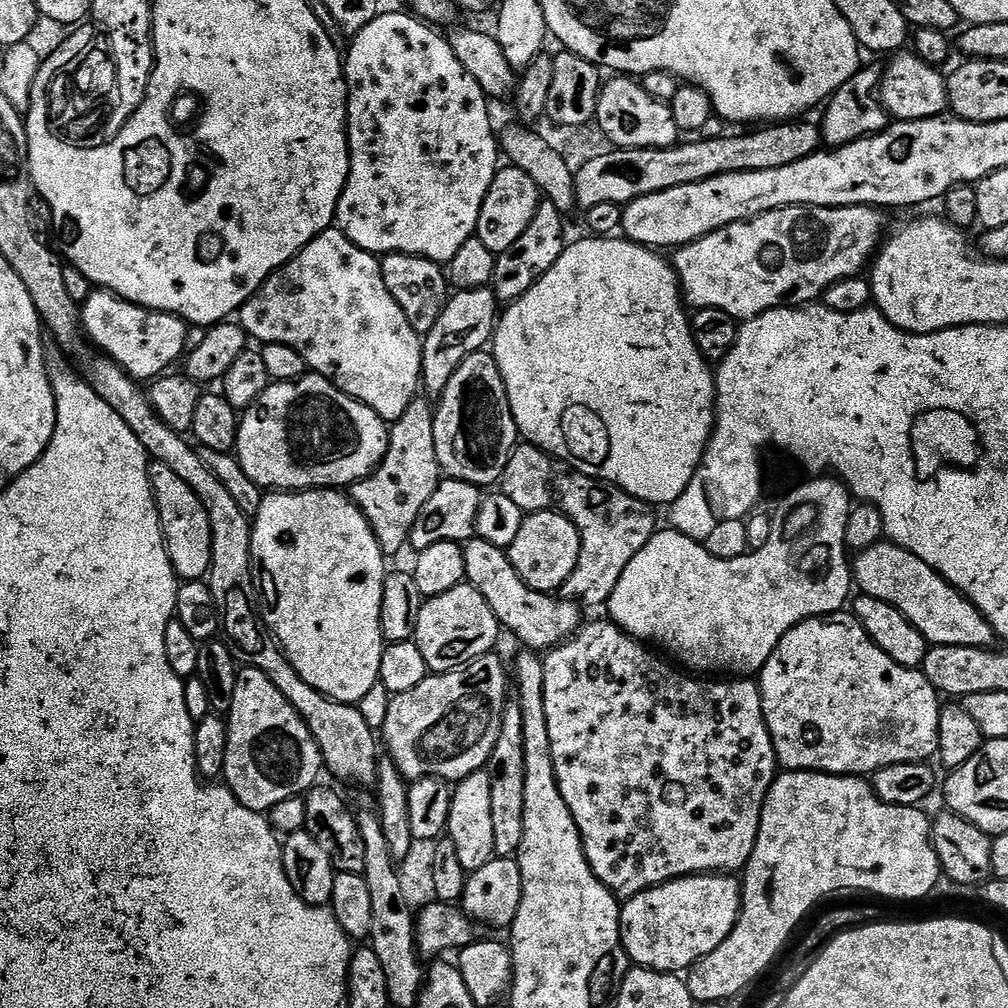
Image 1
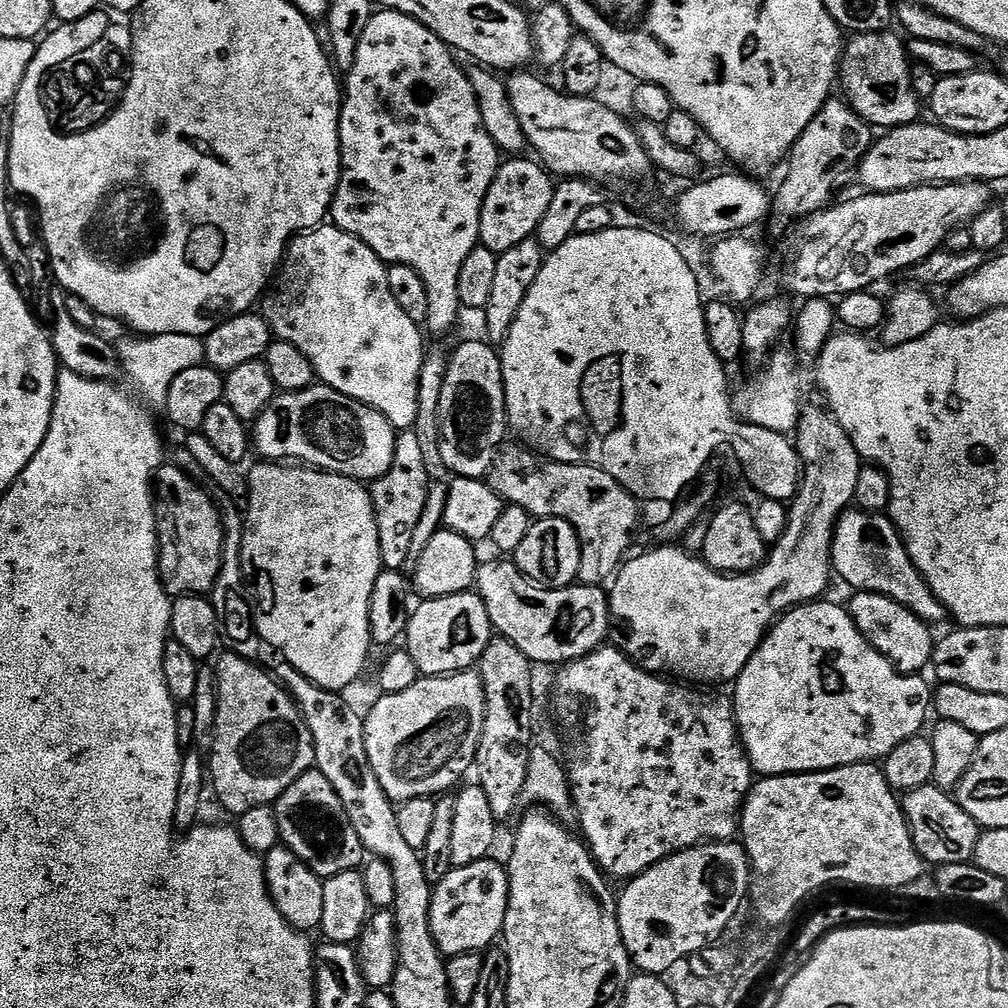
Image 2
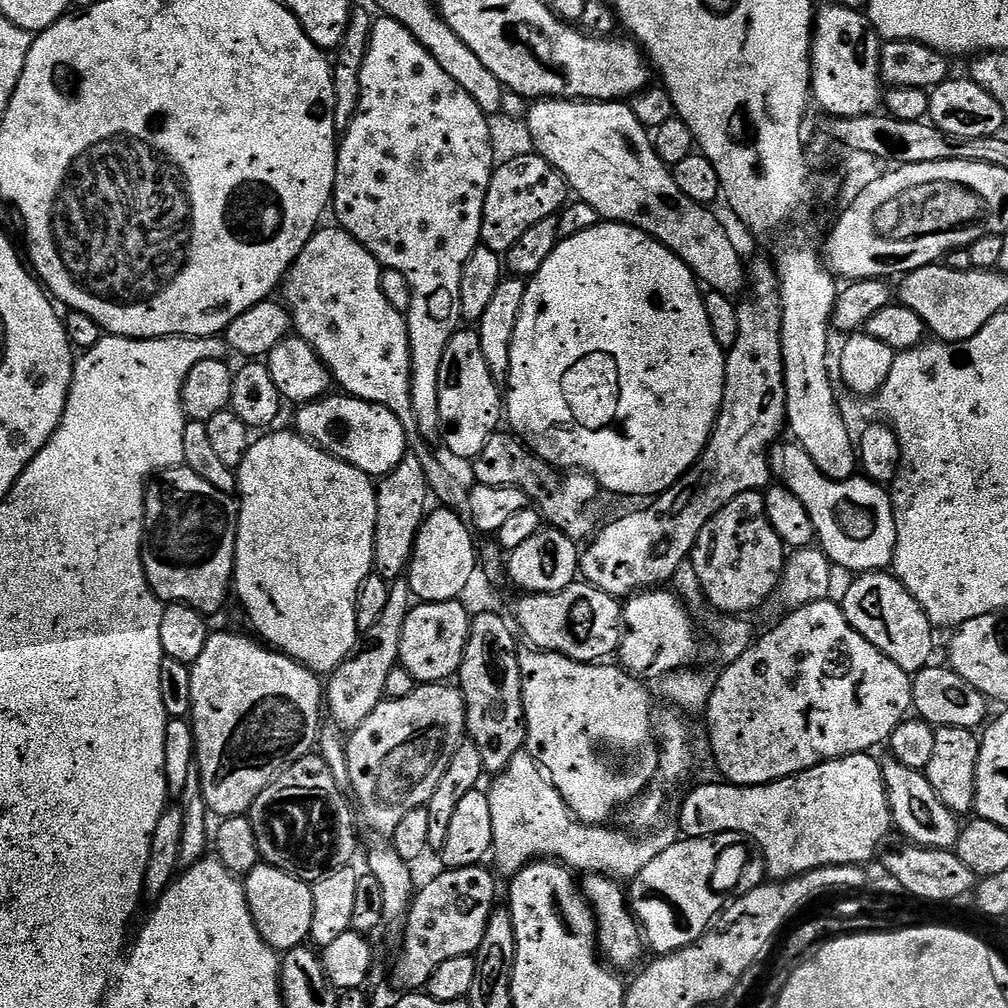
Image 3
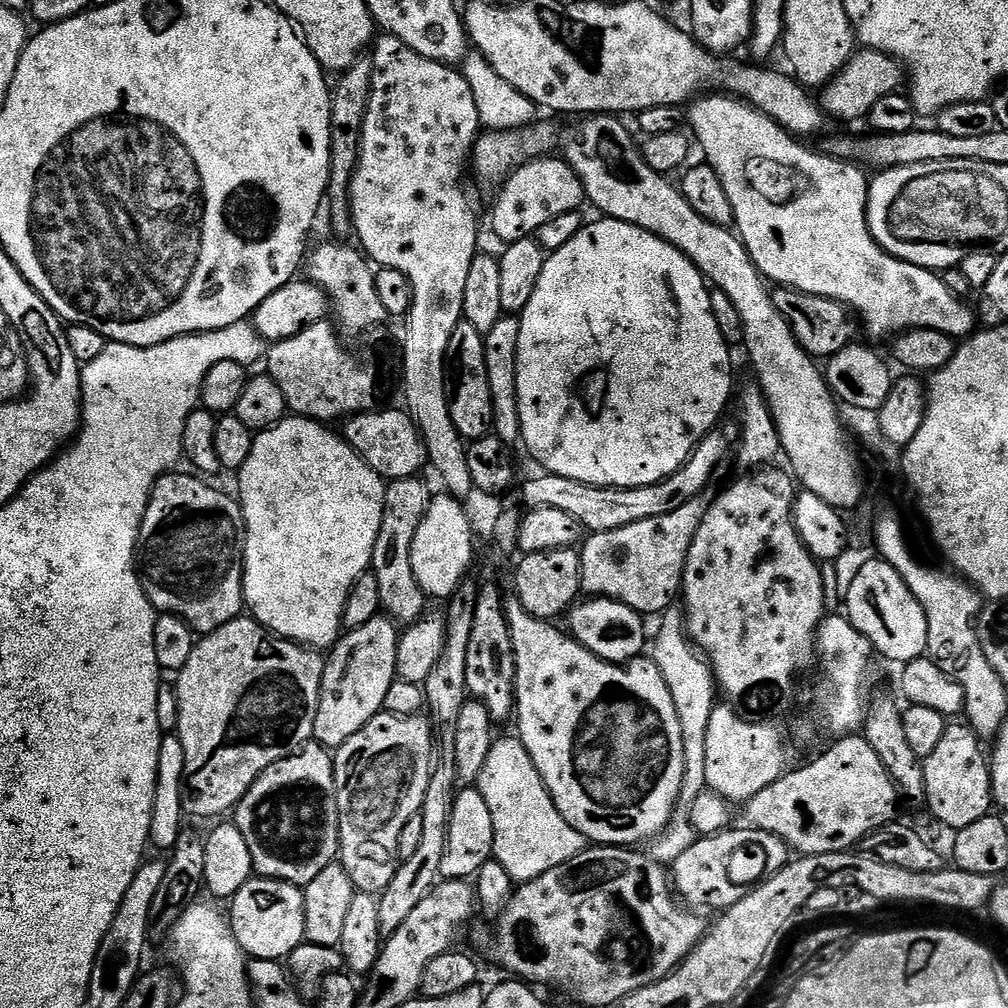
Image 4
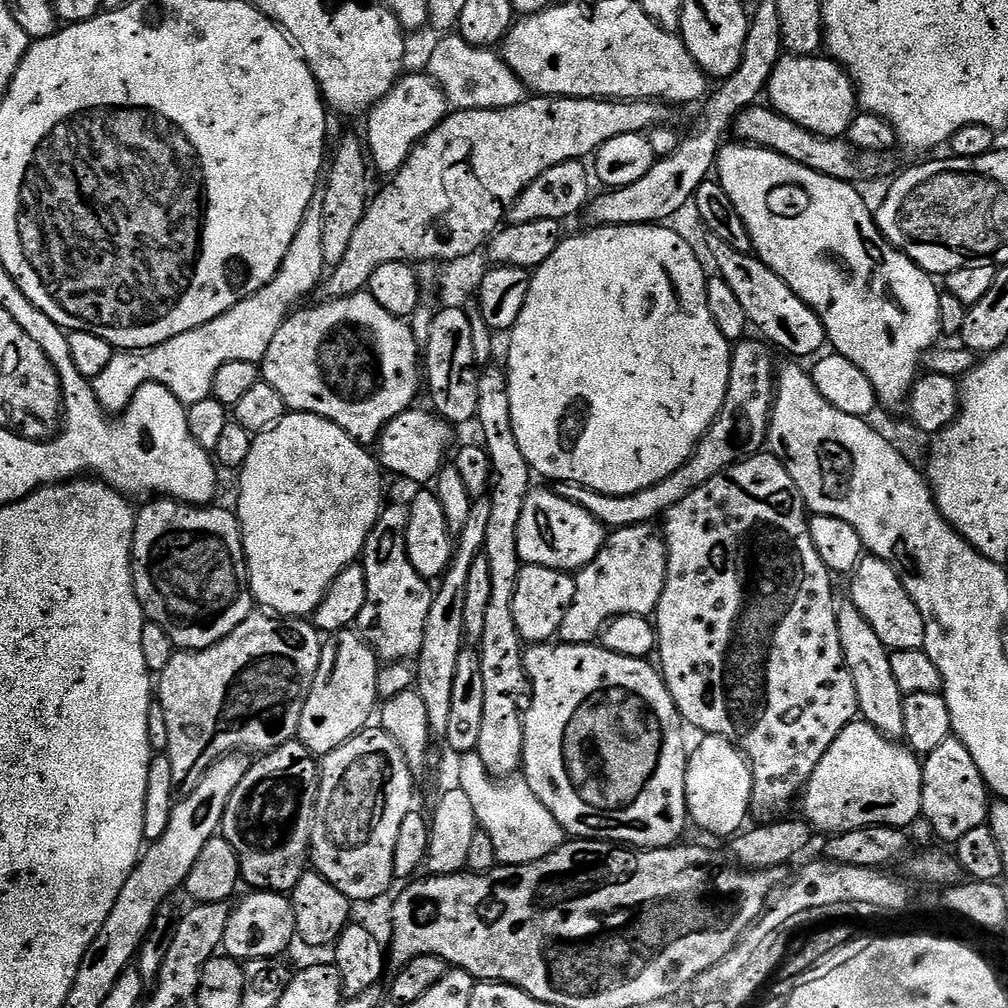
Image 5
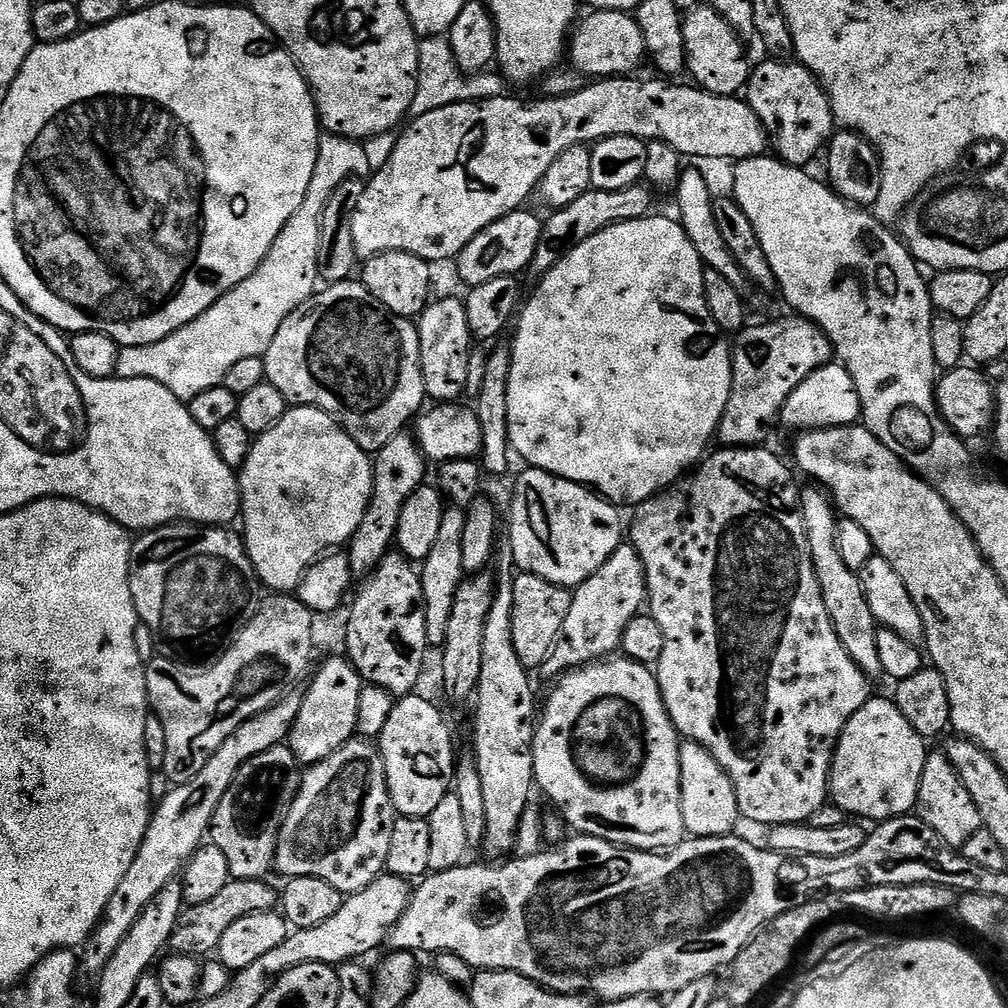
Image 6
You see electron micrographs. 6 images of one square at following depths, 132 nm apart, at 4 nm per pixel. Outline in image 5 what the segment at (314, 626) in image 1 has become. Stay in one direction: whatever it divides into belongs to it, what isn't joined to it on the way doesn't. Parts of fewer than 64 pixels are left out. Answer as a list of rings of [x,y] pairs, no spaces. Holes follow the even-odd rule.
[[[289,411],[268,429],[252,437],[250,454],[239,468],[240,497],[234,511],[240,518],[252,599],[281,618],[308,618],[347,564],[361,559],[366,542],[386,507],[386,484],[377,457],[346,430],[309,412]]]

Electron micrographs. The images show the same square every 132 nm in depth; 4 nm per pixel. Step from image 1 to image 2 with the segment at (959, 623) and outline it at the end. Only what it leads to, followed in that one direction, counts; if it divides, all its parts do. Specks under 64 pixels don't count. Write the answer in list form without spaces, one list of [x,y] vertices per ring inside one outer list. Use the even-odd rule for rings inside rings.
[[[846,510],[840,515],[836,523],[836,533],[832,535],[832,566],[837,577],[841,576],[856,592],[873,592],[882,594],[886,598],[894,598],[906,610],[910,610],[919,620],[929,626],[937,626],[943,620],[949,619],[948,611],[938,602],[938,598],[930,590],[930,586],[922,578],[922,574],[914,566],[910,554],[904,545],[899,530],[887,515],[879,512],[861,512],[859,510]]]

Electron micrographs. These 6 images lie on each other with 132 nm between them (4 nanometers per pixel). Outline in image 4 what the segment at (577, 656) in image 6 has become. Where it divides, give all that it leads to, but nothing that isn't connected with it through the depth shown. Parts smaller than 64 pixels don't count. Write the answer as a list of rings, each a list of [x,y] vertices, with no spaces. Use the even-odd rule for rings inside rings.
[[[699,496],[662,518],[646,518],[646,522],[622,526],[622,530],[591,533],[579,549],[581,589],[589,597],[617,600],[641,614],[663,614],[673,603],[672,595],[681,591],[684,563],[708,506],[709,501]]]

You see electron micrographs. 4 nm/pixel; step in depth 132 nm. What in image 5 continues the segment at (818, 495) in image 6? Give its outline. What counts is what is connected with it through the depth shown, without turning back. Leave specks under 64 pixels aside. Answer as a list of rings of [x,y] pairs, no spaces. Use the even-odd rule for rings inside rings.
[[[850,602],[839,605],[838,642],[842,642],[842,654],[846,658],[846,666],[850,670],[850,678],[854,678],[854,686],[858,690],[859,715],[870,726],[874,726],[884,736],[897,742],[903,741],[906,726],[902,719],[902,702],[904,692],[898,690],[898,681],[894,678],[894,670],[890,670],[892,652],[874,634],[874,626],[862,618],[862,614]]]

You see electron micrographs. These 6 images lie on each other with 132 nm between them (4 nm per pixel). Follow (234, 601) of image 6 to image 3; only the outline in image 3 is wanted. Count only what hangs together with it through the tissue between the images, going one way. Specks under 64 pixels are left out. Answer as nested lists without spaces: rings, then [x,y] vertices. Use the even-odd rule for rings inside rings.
[[[186,466],[165,468],[158,481],[149,483],[144,501],[144,573],[152,592],[161,602],[185,604],[200,612],[216,612],[228,600],[236,571],[236,527],[240,521],[237,501],[206,482]]]

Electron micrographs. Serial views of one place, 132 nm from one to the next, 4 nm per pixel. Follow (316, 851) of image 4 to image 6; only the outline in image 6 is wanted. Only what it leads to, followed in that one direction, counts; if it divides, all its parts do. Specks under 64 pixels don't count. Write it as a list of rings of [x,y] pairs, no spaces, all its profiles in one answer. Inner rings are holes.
[[[277,746],[247,760],[238,770],[230,790],[222,794],[222,802],[218,802],[218,810],[214,810],[210,843],[222,850],[223,857],[229,866],[229,874],[234,880],[262,880],[273,871],[276,862],[276,839],[282,830],[282,822],[286,822],[286,814],[294,802],[300,789],[302,765],[300,760],[287,746]]]

